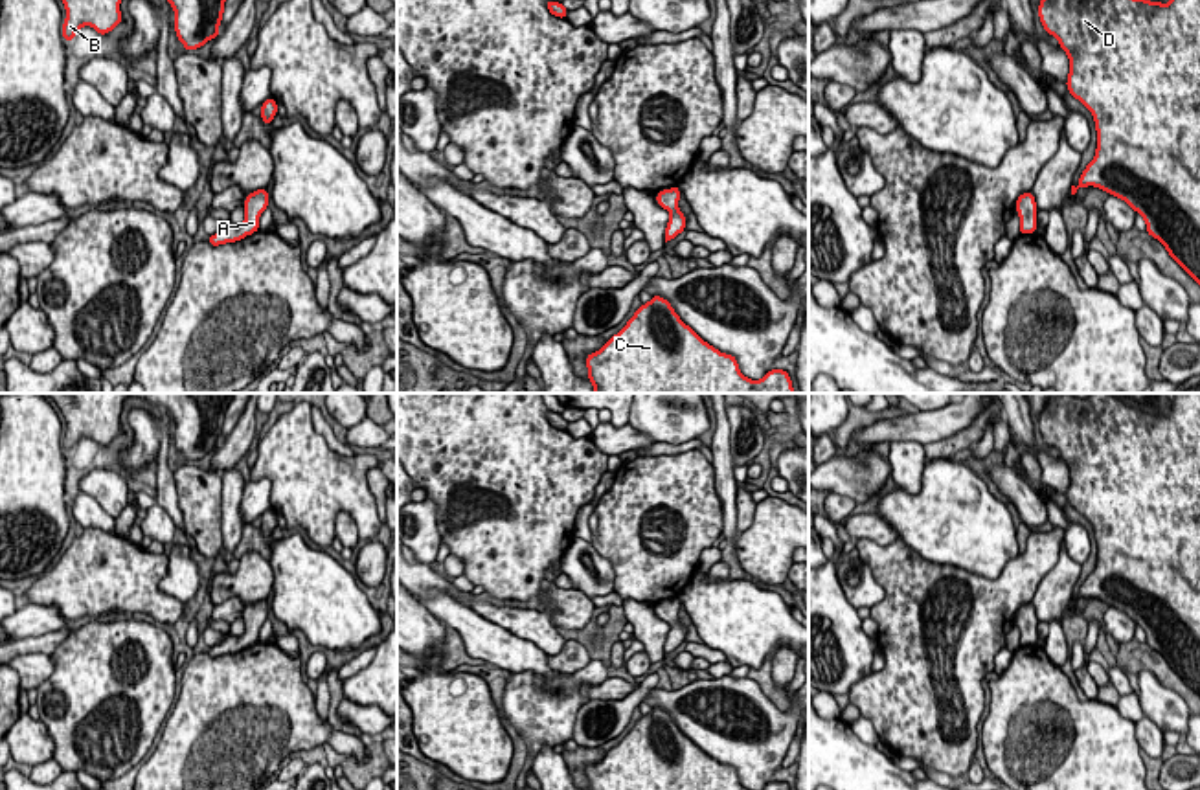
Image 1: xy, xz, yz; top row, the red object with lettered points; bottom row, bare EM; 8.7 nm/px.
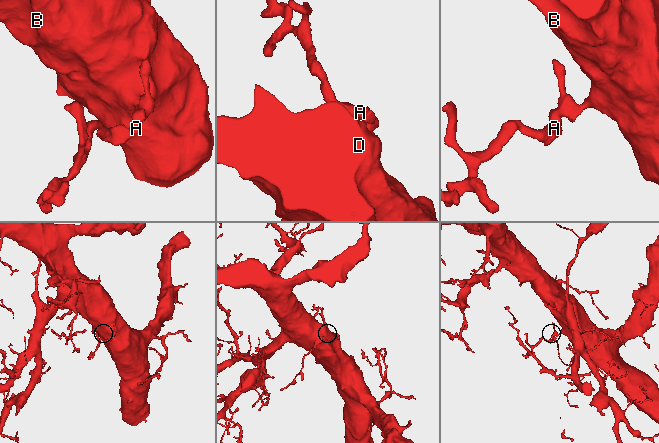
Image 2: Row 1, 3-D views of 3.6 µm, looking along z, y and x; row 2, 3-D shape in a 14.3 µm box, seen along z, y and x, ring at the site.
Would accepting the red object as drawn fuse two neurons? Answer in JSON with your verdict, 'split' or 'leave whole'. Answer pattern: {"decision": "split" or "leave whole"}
{"decision": "leave whole"}

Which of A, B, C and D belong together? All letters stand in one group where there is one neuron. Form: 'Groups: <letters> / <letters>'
Groups: A B C D

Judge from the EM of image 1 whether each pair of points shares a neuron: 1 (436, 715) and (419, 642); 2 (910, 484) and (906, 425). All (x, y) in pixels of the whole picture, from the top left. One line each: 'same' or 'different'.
1: different
2: different

